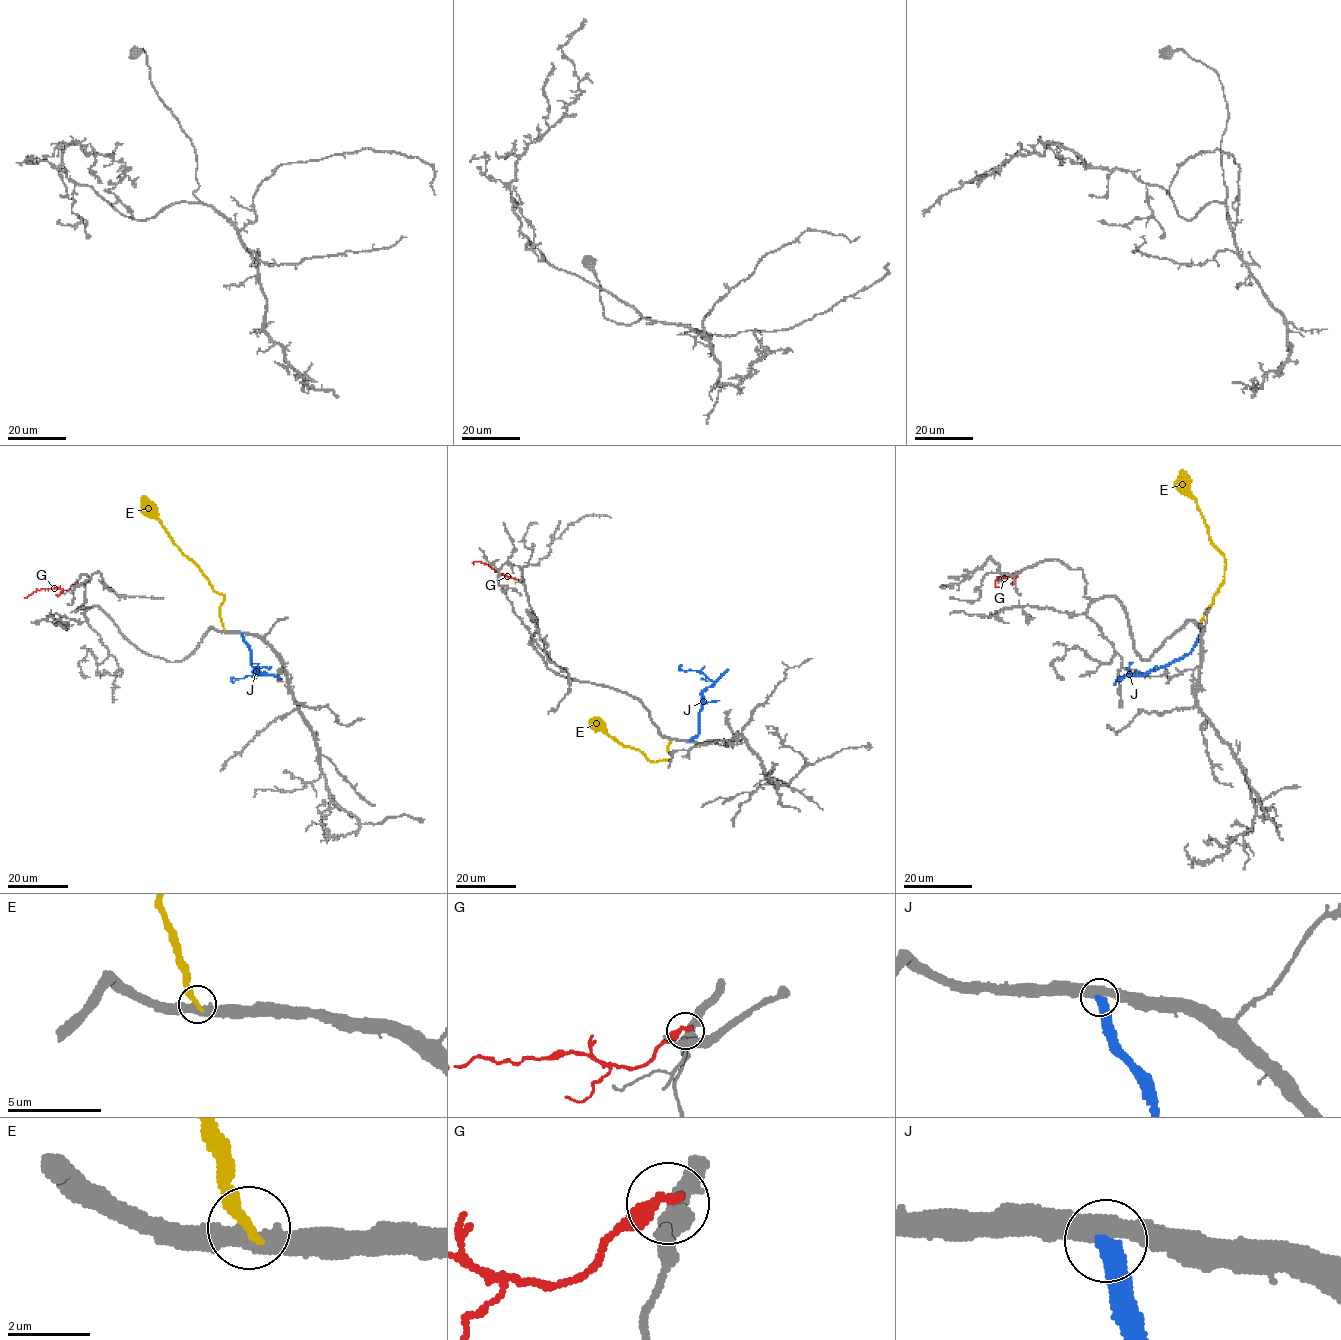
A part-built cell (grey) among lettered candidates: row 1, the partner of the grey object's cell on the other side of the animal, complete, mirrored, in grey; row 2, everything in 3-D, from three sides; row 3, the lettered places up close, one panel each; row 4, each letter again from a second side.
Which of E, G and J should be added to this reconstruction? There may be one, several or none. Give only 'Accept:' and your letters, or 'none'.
Accept: none

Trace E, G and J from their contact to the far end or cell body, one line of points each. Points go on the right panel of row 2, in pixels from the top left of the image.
E: (1199, 625), (1224, 577), (1225, 559), (1212, 543), (1208, 527), (1190, 492), (1189, 479), (1180, 470)
G: (1018, 571), (1015, 577), (1000, 576), (995, 581), (996, 587)
J: (1201, 627), (1194, 647), (1187, 654), (1143, 675), (1128, 673), (1114, 685)

